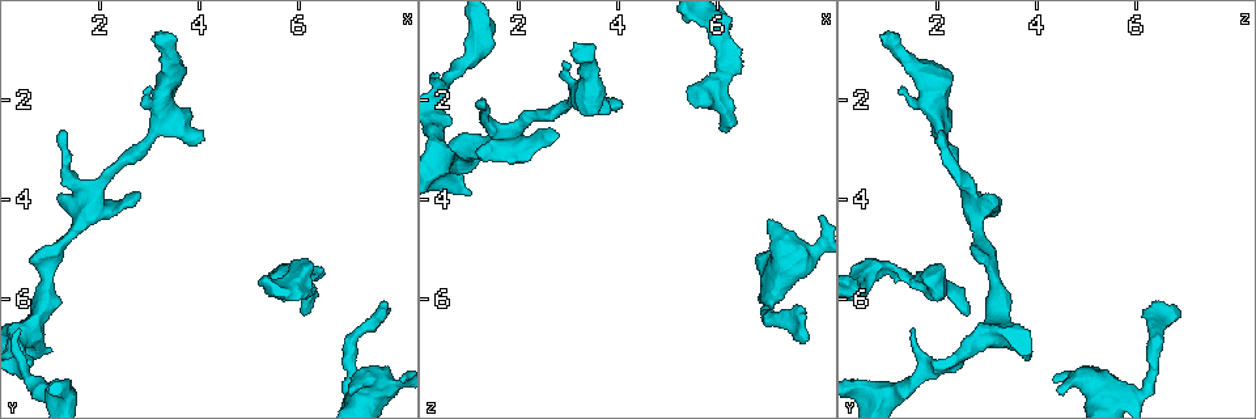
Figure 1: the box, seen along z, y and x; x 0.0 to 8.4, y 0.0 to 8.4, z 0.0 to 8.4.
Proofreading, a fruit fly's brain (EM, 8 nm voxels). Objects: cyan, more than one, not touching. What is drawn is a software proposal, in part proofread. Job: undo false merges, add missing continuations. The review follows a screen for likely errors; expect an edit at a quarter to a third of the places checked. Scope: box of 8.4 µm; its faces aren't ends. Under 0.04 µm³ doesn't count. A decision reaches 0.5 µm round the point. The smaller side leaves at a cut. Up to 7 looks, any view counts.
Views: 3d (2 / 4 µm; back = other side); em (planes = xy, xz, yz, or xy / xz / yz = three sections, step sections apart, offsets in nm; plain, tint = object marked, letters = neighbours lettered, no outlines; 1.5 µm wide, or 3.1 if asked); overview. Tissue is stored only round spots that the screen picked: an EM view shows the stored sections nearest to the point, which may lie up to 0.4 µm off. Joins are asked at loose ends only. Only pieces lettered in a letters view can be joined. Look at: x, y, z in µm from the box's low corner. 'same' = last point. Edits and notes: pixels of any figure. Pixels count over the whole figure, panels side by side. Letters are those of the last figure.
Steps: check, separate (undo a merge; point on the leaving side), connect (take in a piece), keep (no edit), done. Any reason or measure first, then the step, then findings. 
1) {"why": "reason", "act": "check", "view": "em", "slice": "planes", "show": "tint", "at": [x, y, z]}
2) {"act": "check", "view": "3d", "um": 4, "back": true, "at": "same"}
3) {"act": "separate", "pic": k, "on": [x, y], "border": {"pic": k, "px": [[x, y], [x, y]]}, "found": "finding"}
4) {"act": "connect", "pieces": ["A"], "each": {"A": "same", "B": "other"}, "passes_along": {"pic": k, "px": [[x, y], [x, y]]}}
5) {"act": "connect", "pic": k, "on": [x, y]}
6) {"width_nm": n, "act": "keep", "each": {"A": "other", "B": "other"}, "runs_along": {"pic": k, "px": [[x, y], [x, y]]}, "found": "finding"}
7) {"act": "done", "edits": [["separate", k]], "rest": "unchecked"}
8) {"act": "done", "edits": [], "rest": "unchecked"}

{"why": "an open end", "act": "check", "view": "em", "slice": "planes", "show": "tint", "at": [7.00, 7.85, 4.35]}

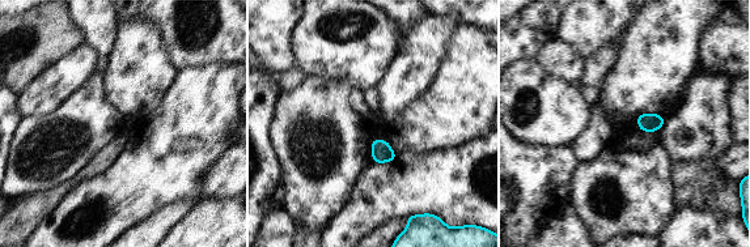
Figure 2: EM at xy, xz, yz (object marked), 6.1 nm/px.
{"act": "check", "view": "em", "slice": "planes", "show": "letters", "at": "same"}

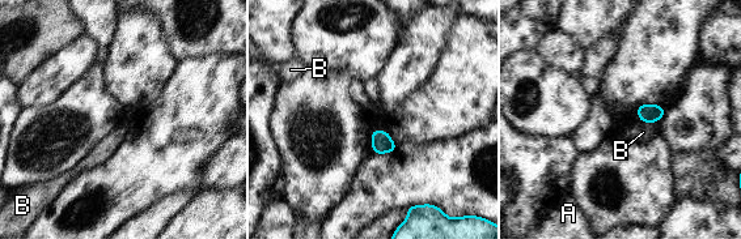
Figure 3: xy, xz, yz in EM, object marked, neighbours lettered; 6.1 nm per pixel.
{"act": "keep", "each": {"A": "other", "B": "other"}, "border": {"pic": 3, "px": [[640, 120], [657, 123]]}, "found": "no lettered piece goes on from it"}

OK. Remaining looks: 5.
{"why": "branch stops here", "act": "check", "view": "em", "slice": "planes", "show": "letters", "at": [7.75, 6.10, 6.30]}

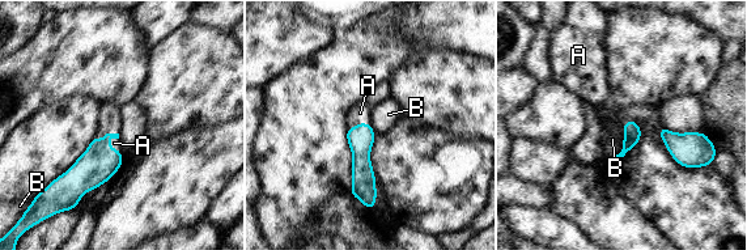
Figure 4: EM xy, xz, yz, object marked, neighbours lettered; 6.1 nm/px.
{"act": "connect", "pic": 4, "on": [114, 143], "each": {"A": "same", "B": "other"}, "passes_along": {"pic": 4, "px": [[98, 164], [109, 145], [114, 143]]}, "found": "it goes on there"}

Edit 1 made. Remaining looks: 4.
{"act": "check", "view": "overview"}

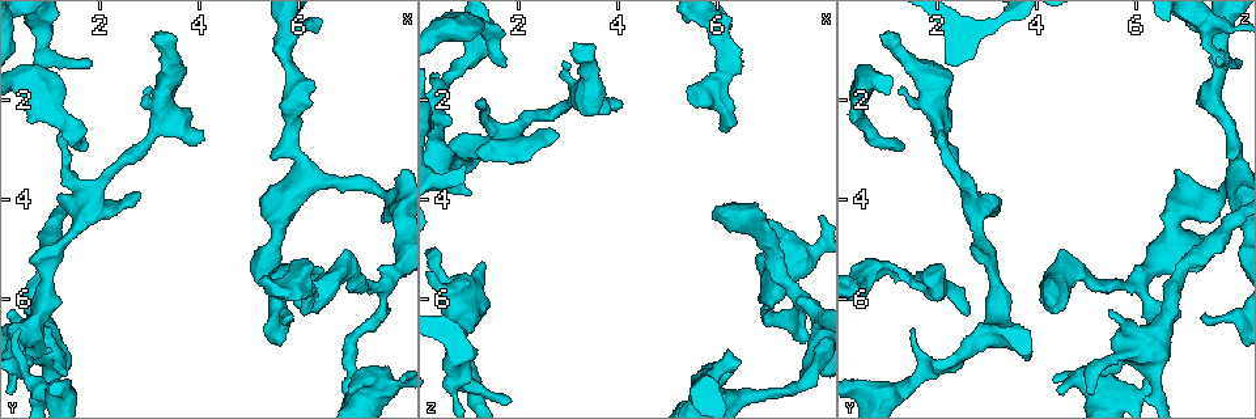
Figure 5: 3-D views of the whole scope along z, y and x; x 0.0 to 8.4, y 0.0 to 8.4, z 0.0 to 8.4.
{"why": "free end", "act": "check", "view": "3d", "um": 4, "at": [3.15, 0.65, 0.95]}

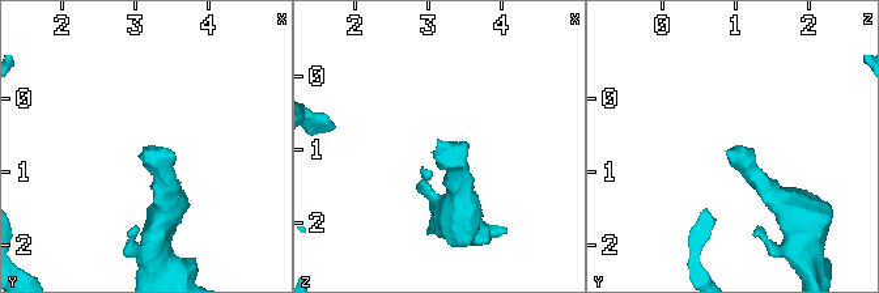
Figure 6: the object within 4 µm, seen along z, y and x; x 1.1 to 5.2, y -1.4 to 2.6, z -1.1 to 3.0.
{"why": "now the EM", "act": "check", "view": "em", "slice": "xz", "step": 4, "show": "tint", "at": [3.20, 0.70, 0.90]}

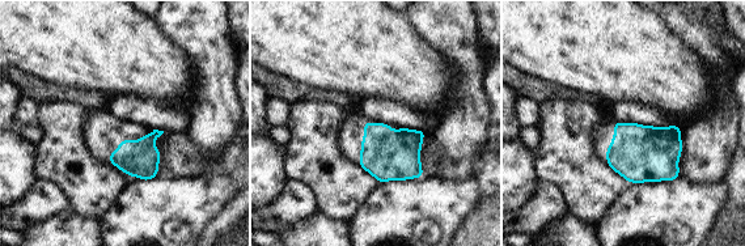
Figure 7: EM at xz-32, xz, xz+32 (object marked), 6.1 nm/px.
{"why": "cut it another way", "act": "check", "view": "em", "slice": "planes", "show": "letters", "at": "same"}

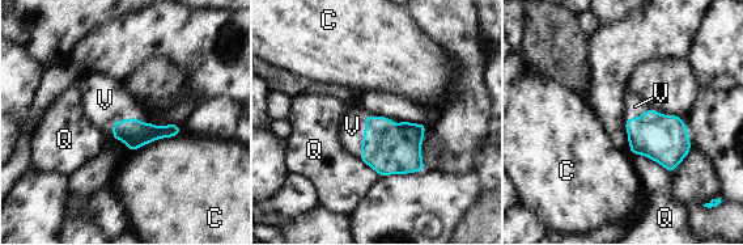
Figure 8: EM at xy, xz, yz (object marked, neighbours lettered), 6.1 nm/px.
{"act": "connect", "pic": 8, "on": [105, 100], "each": {"C": "other", "Q": "other", "V": "same"}, "found": "the cell continues"}

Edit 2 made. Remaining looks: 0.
{"act": "done", "edits": [["connect", 4], ["connect", 8]], "rest": "unchecked"}

